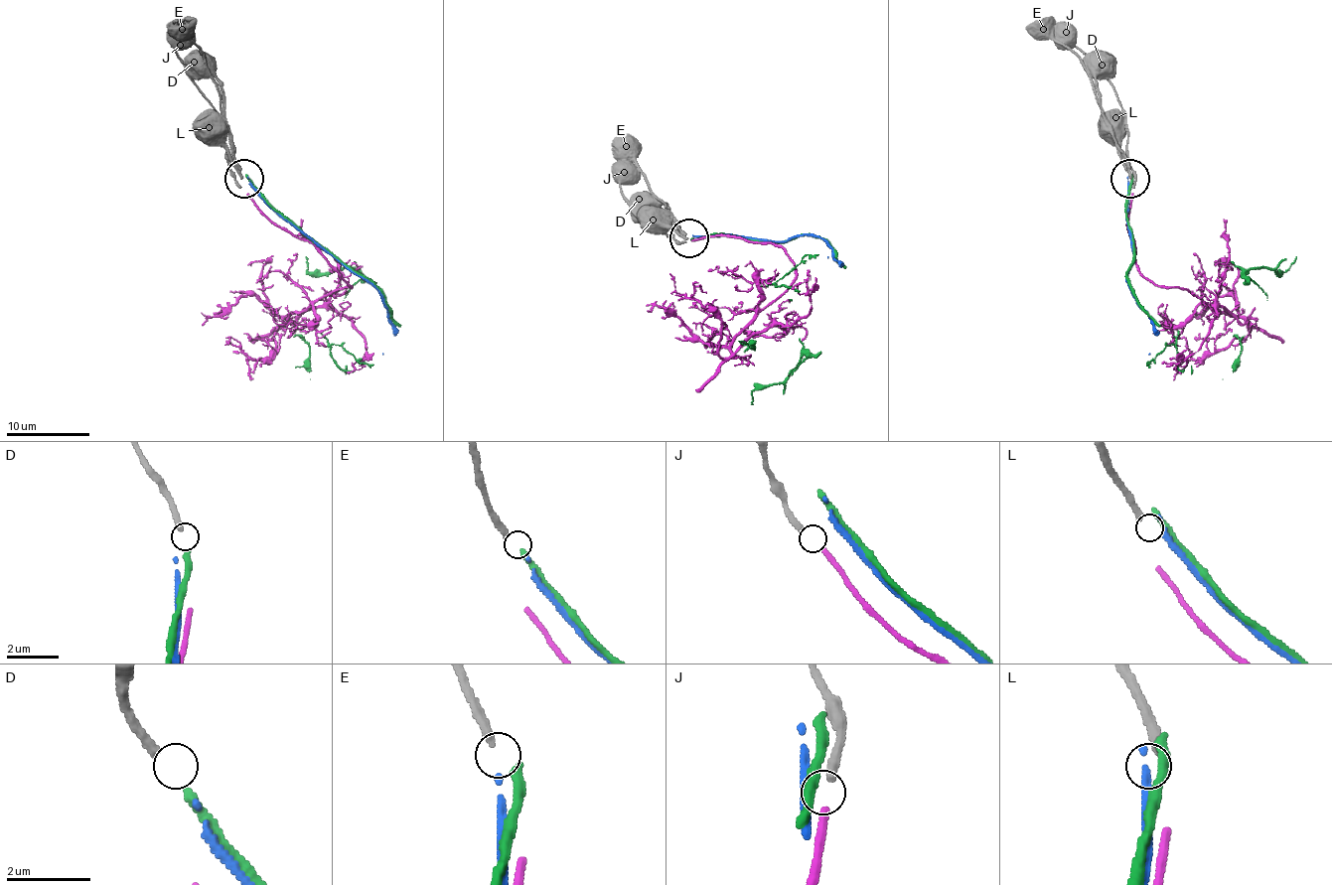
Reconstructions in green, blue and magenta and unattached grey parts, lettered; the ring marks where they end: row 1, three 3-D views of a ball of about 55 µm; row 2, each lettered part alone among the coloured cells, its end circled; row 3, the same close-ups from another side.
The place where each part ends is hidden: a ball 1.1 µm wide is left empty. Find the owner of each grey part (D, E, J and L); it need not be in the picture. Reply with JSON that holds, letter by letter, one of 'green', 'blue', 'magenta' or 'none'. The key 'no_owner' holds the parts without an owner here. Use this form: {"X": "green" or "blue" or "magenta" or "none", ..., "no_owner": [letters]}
{"D": "green", "E": "blue", "J": "magenta", "L": "none", "no_owner": ["L"]}

